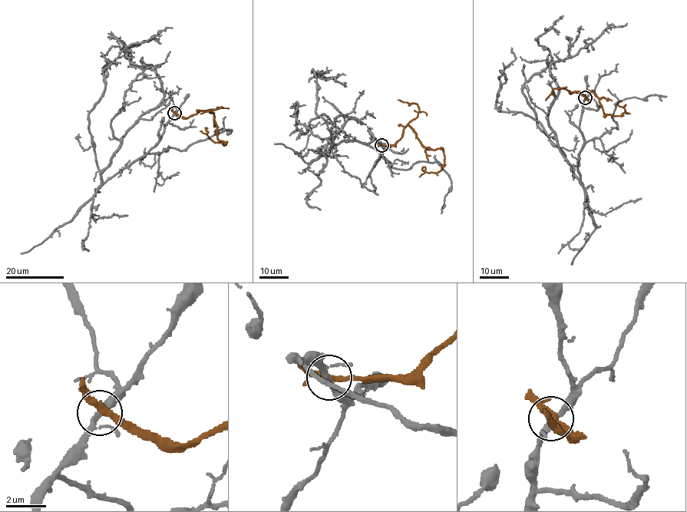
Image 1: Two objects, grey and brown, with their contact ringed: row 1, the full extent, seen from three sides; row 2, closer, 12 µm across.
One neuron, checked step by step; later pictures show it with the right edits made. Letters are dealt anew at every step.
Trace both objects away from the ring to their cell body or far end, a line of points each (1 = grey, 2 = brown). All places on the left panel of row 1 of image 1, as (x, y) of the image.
1: (173, 113), (159, 142), (104, 183), (121, 137), (164, 93), (108, 37), (120, 37)
2: (173, 113), (186, 118), (200, 110), (212, 112), (217, 138), (226, 142), (224, 145), (208, 137), (207, 128)

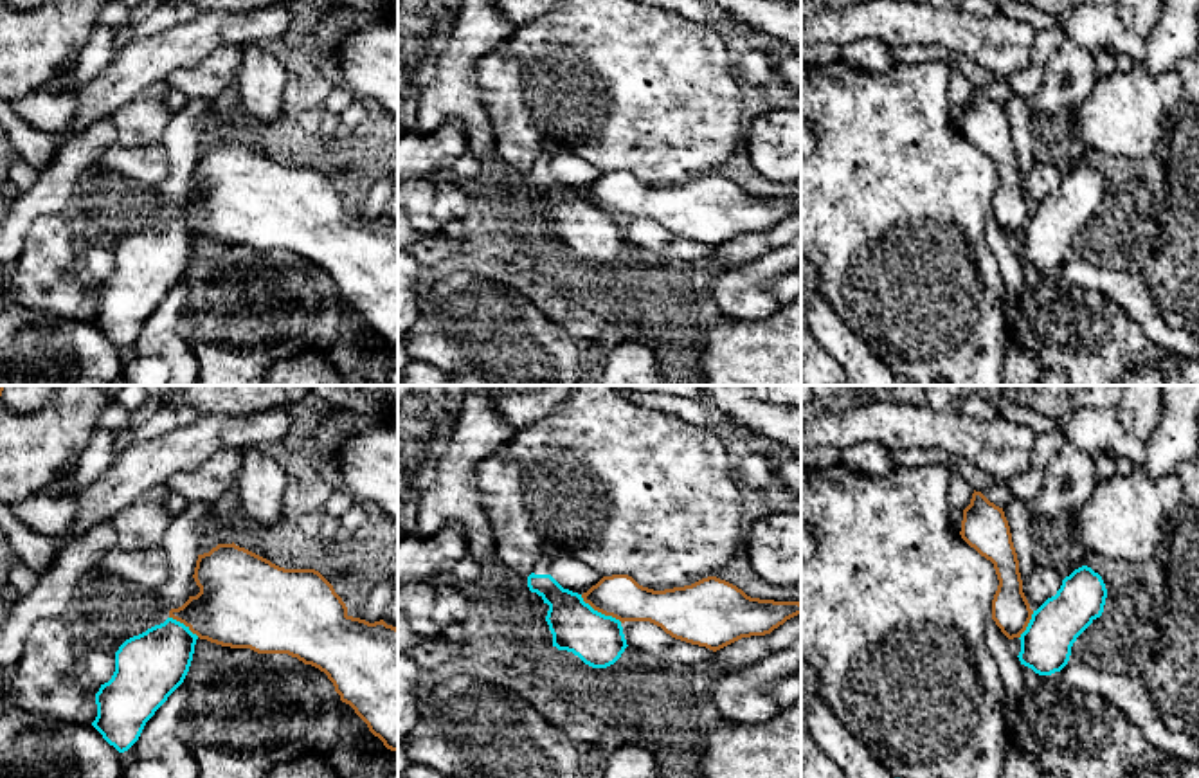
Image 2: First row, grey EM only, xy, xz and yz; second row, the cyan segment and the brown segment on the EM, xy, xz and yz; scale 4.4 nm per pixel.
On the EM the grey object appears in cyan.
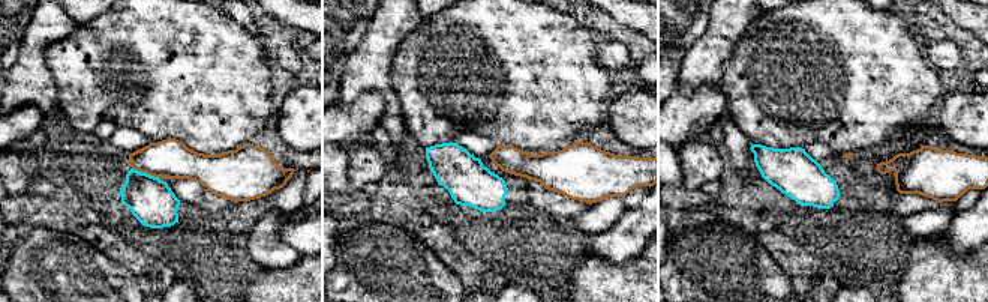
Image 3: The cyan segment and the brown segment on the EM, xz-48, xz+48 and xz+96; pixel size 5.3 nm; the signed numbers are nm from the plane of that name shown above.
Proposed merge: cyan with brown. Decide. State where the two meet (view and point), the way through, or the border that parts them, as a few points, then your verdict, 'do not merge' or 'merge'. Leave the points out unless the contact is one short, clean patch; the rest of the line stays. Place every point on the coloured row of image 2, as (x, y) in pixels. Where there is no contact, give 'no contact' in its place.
meets cyan in xz at (600, 613); border along xz (580, 595), (594, 609), (622, 622); do not merge

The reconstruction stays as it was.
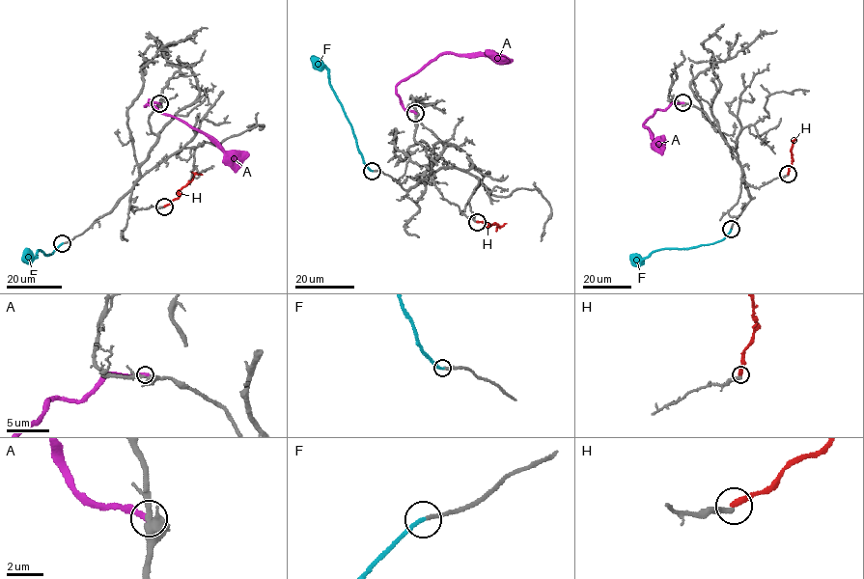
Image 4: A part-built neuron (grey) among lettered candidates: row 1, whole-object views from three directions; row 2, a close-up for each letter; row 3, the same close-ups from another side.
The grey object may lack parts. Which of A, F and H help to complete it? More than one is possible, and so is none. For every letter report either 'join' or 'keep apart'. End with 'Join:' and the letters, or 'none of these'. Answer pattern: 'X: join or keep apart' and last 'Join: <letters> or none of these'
A: keep apart
F: join
H: keep apart
Join: F

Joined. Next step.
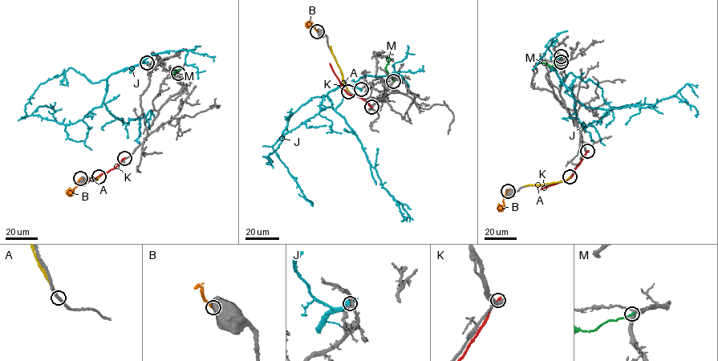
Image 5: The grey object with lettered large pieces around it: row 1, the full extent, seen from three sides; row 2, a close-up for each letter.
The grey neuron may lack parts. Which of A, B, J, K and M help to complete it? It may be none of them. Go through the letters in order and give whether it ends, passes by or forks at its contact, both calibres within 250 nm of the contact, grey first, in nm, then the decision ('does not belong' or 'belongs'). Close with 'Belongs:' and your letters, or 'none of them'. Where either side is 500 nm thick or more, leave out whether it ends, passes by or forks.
A: it ends; calibres 200 and 90 nm; does not belong
B: calibres 900 and 320 nm; does not belong
J: calibres 160 and 800 nm; does not belong
K: it ends; calibres 320 and 320 nm; does not belong
M: it ends; calibres 360 and 200 nm; does not belong
Belongs: none of them

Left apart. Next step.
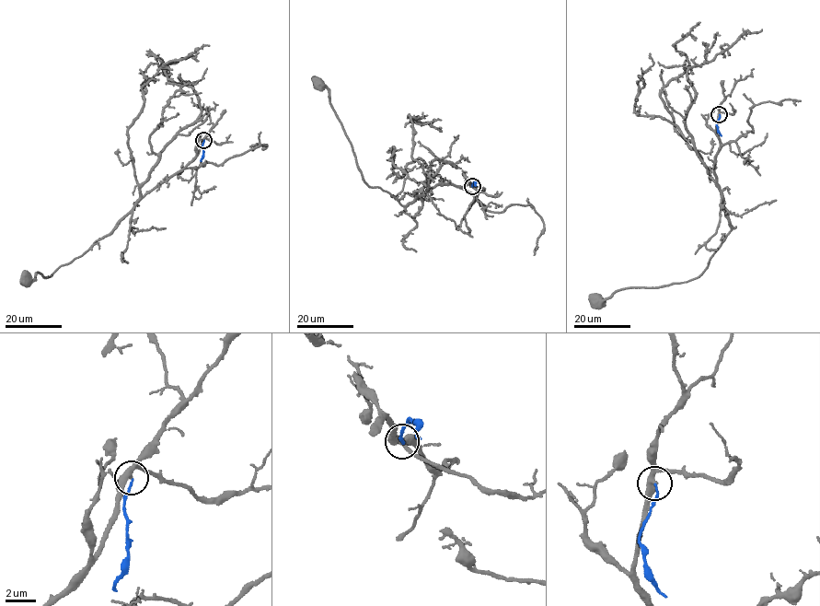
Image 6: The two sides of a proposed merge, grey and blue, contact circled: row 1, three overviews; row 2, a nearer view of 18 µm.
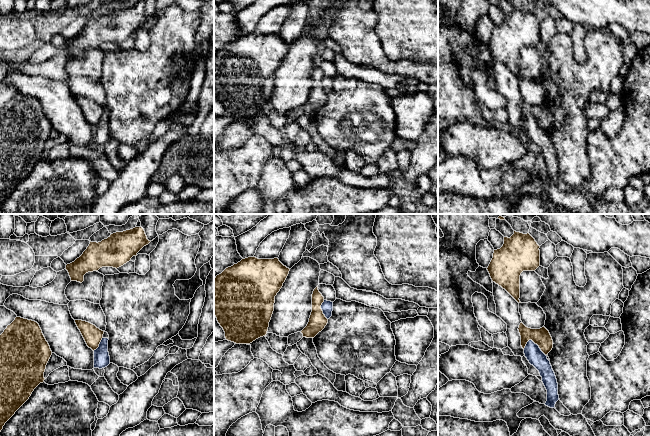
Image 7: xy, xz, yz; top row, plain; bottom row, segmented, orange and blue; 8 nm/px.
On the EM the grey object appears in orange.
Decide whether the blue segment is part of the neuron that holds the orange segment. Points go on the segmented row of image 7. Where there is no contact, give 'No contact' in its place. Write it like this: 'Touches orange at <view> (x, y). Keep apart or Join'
Touches orange at yz (534, 342). Keep apart

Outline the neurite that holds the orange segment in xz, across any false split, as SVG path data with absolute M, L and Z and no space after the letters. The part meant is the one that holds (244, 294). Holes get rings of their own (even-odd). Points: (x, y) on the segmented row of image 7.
M248 257L217 275L214 284L214 315L225 332L225 338L236 344L250 344L266 336L275 296L285 282L290 269L278 258Z

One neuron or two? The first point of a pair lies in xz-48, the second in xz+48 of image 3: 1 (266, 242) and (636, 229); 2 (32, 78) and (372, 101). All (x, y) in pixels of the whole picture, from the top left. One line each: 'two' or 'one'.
1: one
2: two

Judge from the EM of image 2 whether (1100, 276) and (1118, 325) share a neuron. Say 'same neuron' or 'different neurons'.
different neurons

